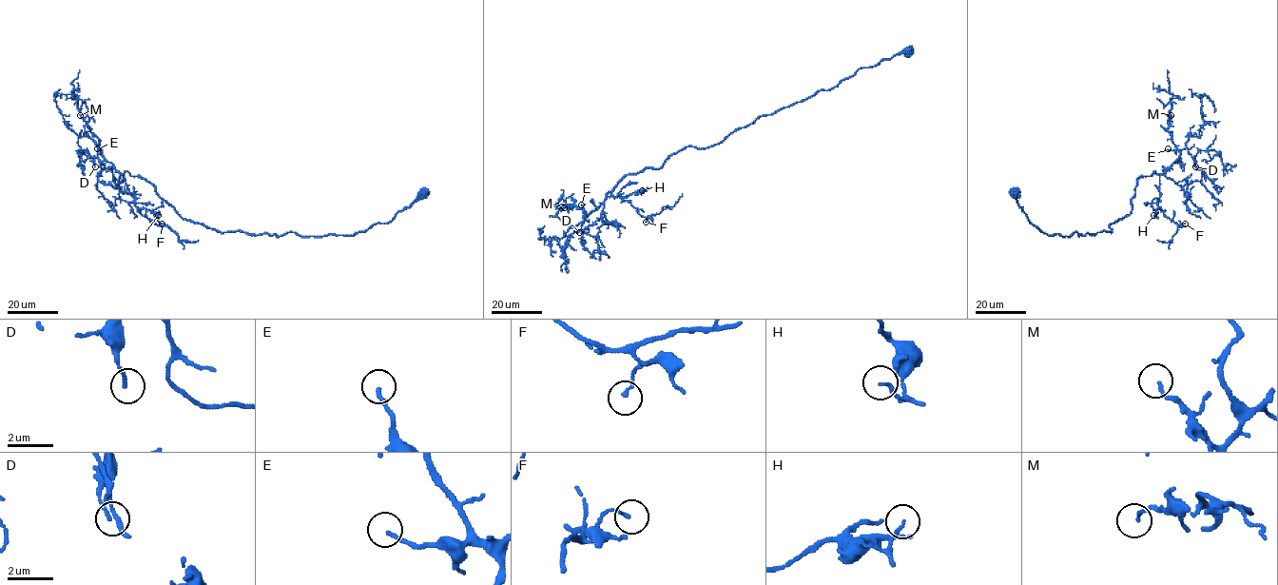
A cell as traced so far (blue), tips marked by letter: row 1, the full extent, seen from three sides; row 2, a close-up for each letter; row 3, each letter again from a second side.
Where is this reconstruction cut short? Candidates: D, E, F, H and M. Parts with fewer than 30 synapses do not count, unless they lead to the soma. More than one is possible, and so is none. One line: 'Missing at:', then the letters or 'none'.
Missing at: E

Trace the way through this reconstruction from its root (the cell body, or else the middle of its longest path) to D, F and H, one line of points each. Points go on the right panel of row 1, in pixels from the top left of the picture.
D: (1014, 192), (1041, 231), (1094, 234), (1131, 213), (1139, 178), (1164, 174), (1186, 148), (1195, 166)
F: (1014, 192), (1041, 231), (1094, 234), (1131, 213), (1136, 180), (1154, 171), (1157, 205), (1185, 224)
H: (1014, 192), (1041, 231), (1094, 234), (1131, 213), (1136, 180), (1154, 171), (1153, 215)

